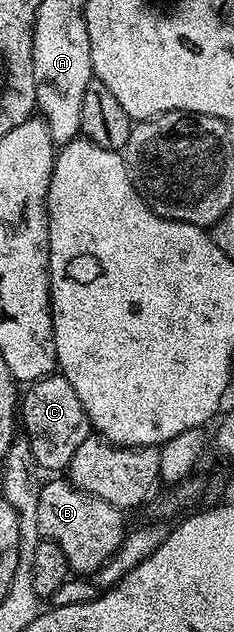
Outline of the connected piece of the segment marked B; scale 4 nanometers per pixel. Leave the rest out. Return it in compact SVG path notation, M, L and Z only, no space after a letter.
M49 478L39 490L37 525L42 540L57 543L66 555L70 569L77 574L92 574L101 569L121 549L127 535L122 509L87 494L65 478Z

